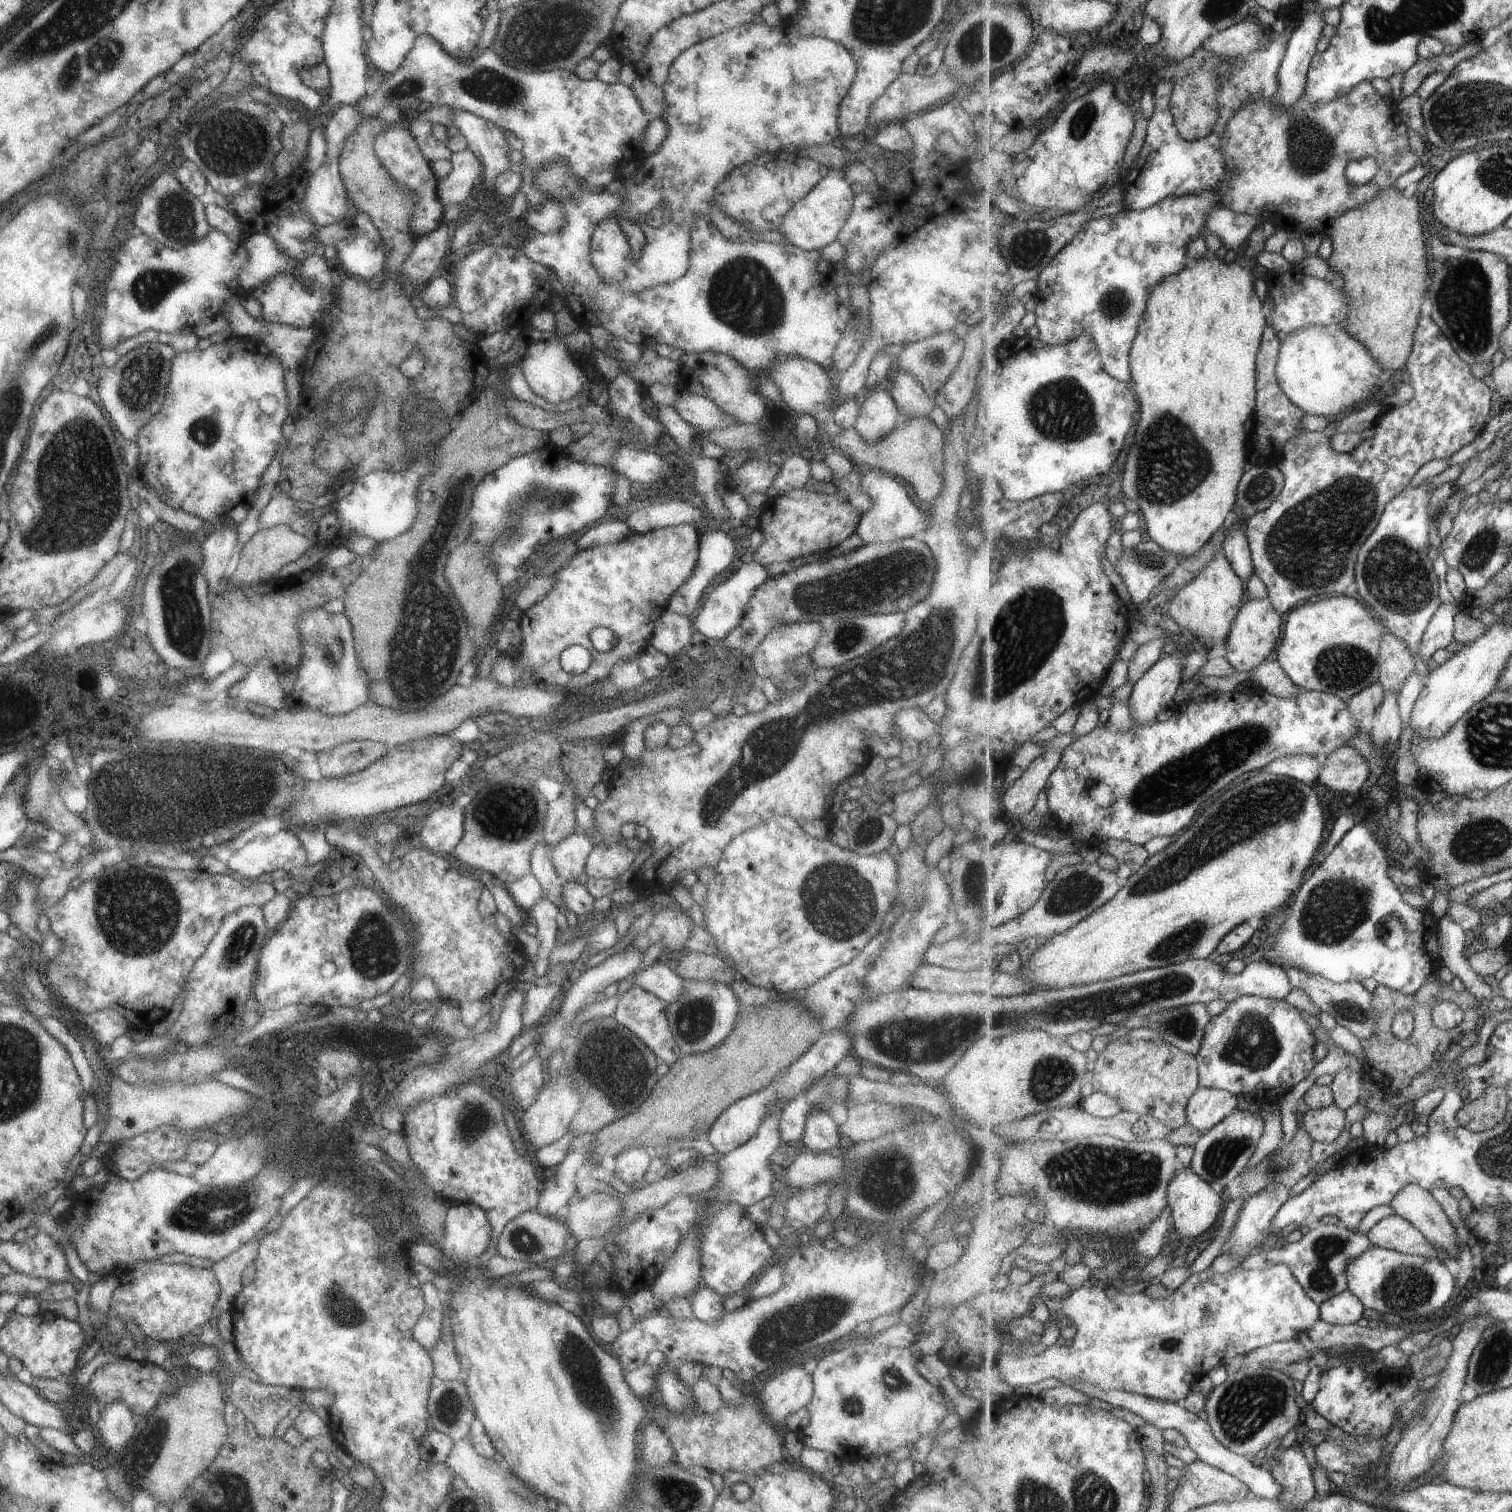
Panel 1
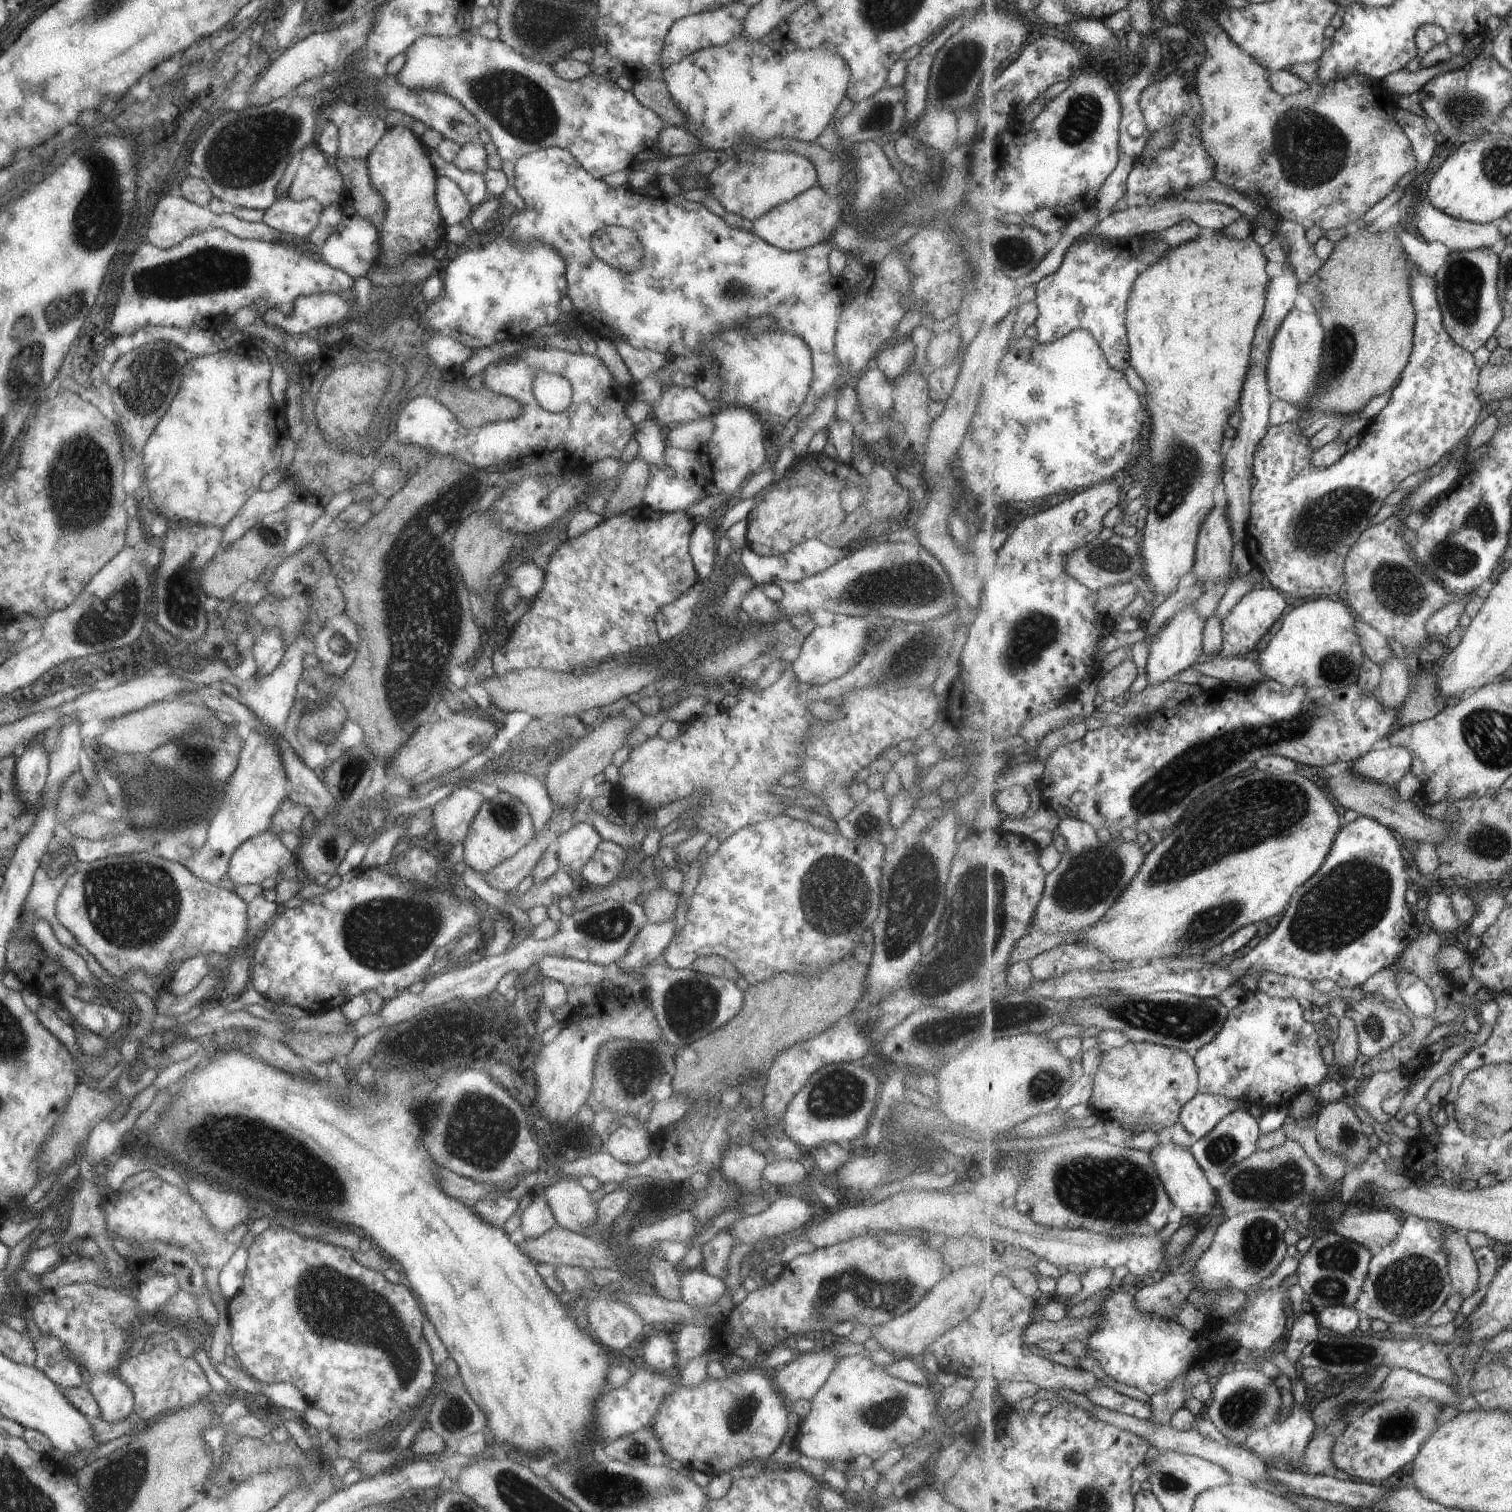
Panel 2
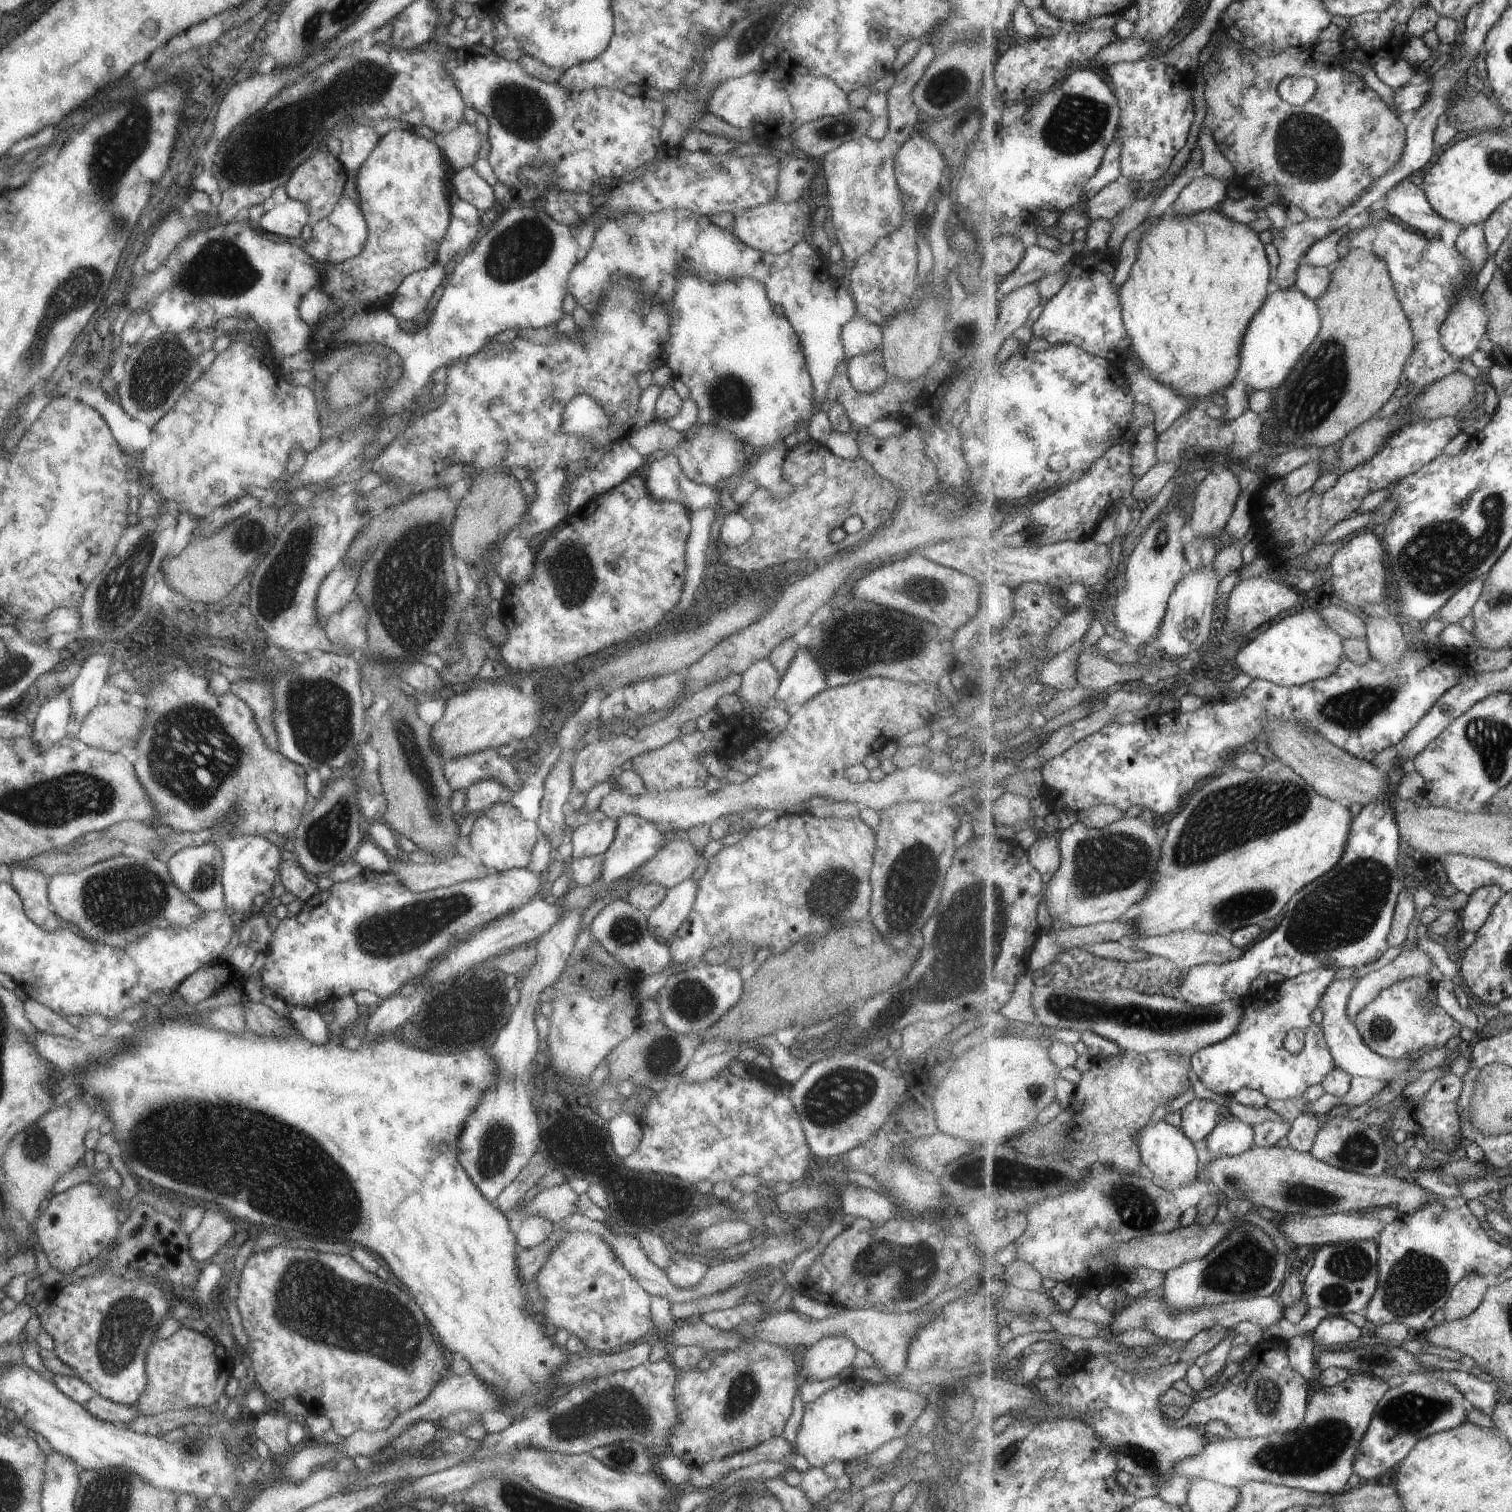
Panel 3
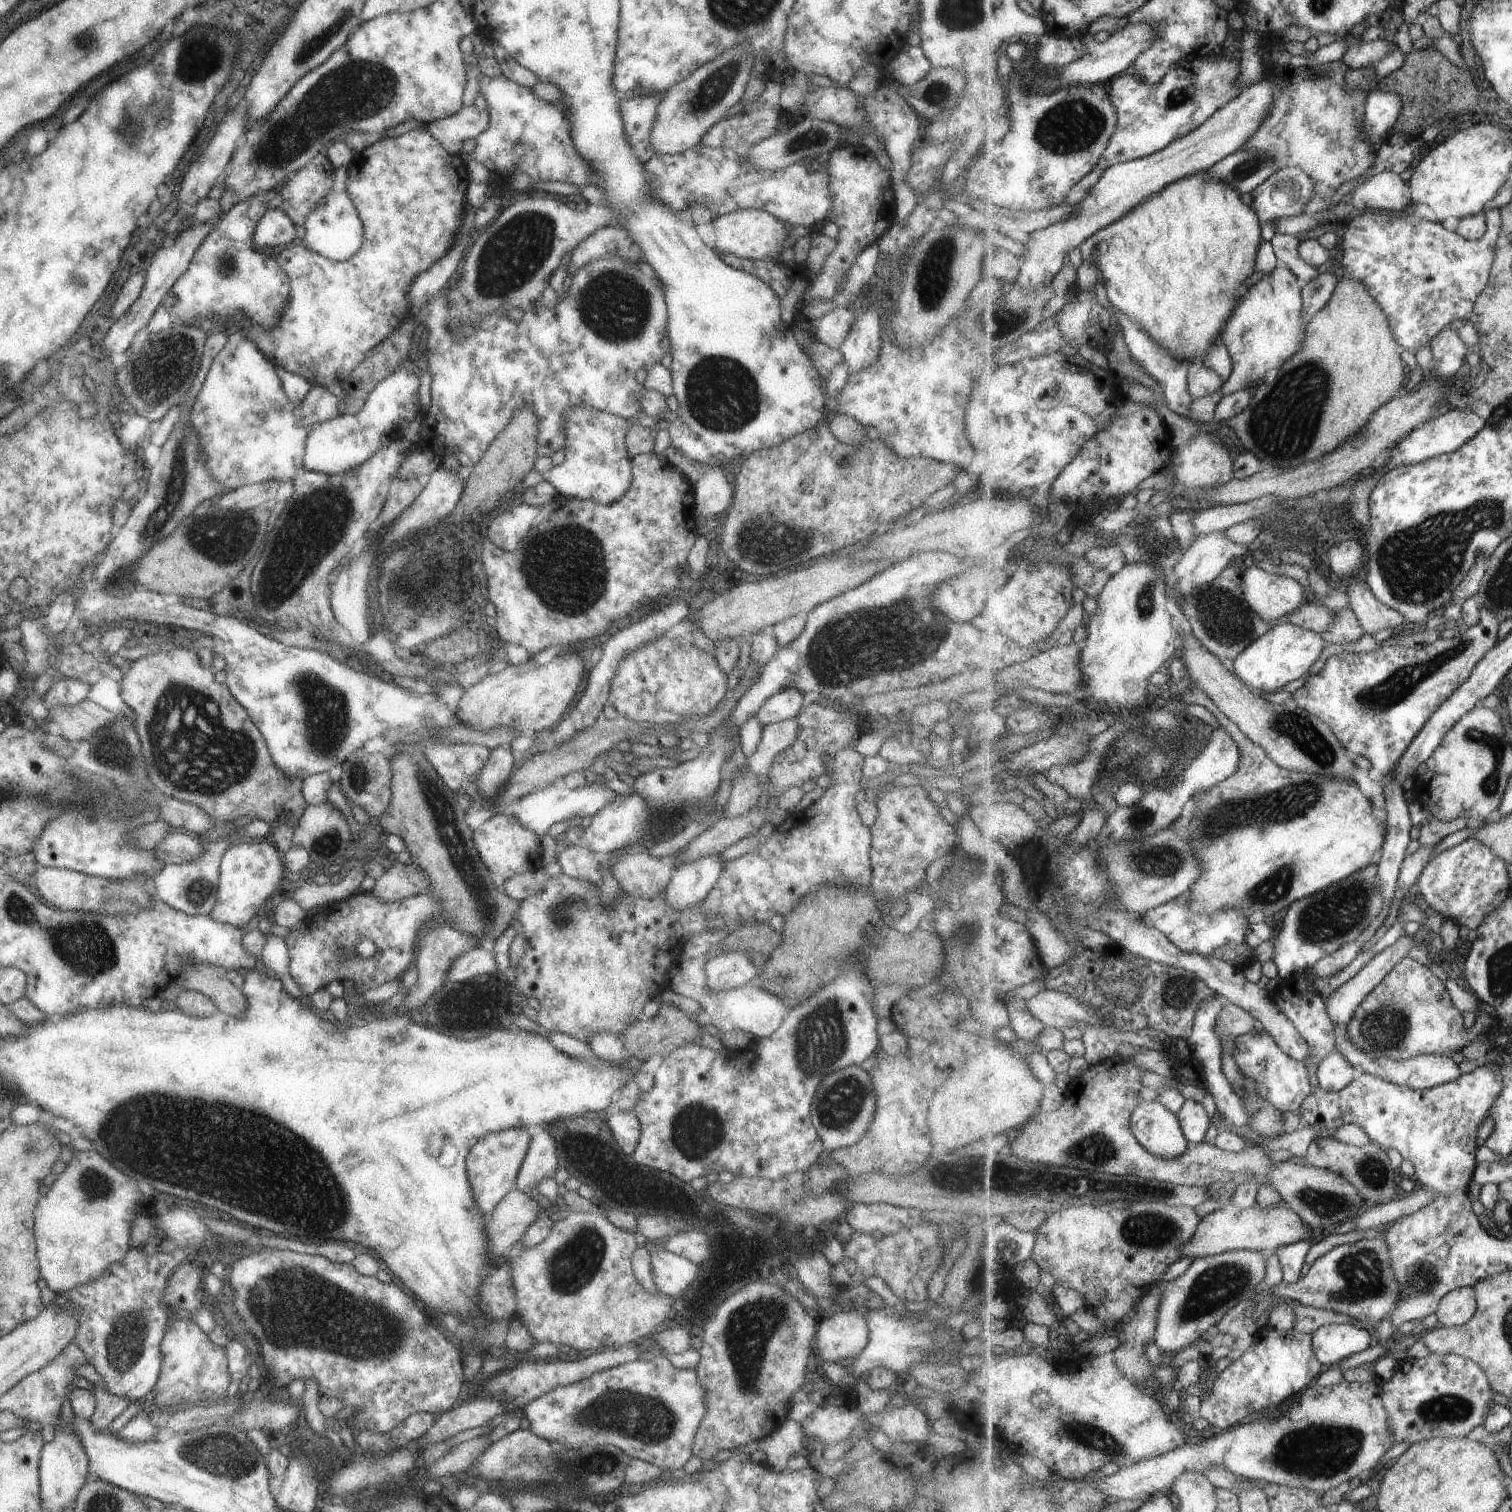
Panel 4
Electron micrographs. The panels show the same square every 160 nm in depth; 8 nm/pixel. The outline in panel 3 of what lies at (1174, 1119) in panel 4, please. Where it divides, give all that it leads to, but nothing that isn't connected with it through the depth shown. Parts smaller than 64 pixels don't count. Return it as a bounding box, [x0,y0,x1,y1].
[1138,1119,1200,1189]

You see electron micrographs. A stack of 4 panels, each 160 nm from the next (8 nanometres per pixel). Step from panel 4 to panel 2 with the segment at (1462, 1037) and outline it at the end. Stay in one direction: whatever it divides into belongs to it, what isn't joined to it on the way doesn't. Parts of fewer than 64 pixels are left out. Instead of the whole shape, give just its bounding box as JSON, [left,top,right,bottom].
[1345,993,1411,1061]

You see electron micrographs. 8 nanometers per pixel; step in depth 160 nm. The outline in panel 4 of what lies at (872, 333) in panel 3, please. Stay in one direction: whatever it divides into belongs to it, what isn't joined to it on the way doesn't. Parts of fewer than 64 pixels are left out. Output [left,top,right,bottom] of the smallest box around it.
[813,308,855,348]

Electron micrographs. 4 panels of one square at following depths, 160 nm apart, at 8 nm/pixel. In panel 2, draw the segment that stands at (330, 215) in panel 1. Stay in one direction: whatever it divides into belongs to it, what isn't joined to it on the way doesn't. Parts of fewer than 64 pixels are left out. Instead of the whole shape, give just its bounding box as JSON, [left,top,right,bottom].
[261,196,324,237]

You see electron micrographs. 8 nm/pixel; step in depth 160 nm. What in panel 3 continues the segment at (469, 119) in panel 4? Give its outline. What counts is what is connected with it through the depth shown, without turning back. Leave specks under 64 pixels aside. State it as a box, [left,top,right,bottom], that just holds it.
[434,120,483,170]

